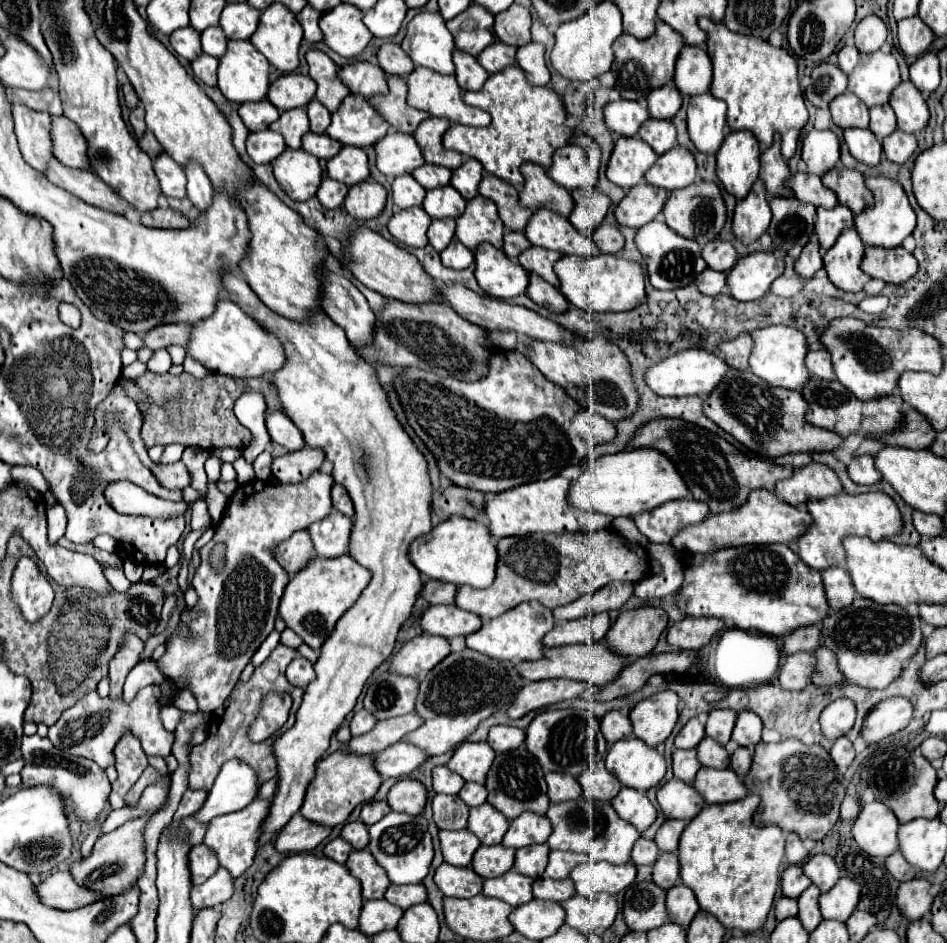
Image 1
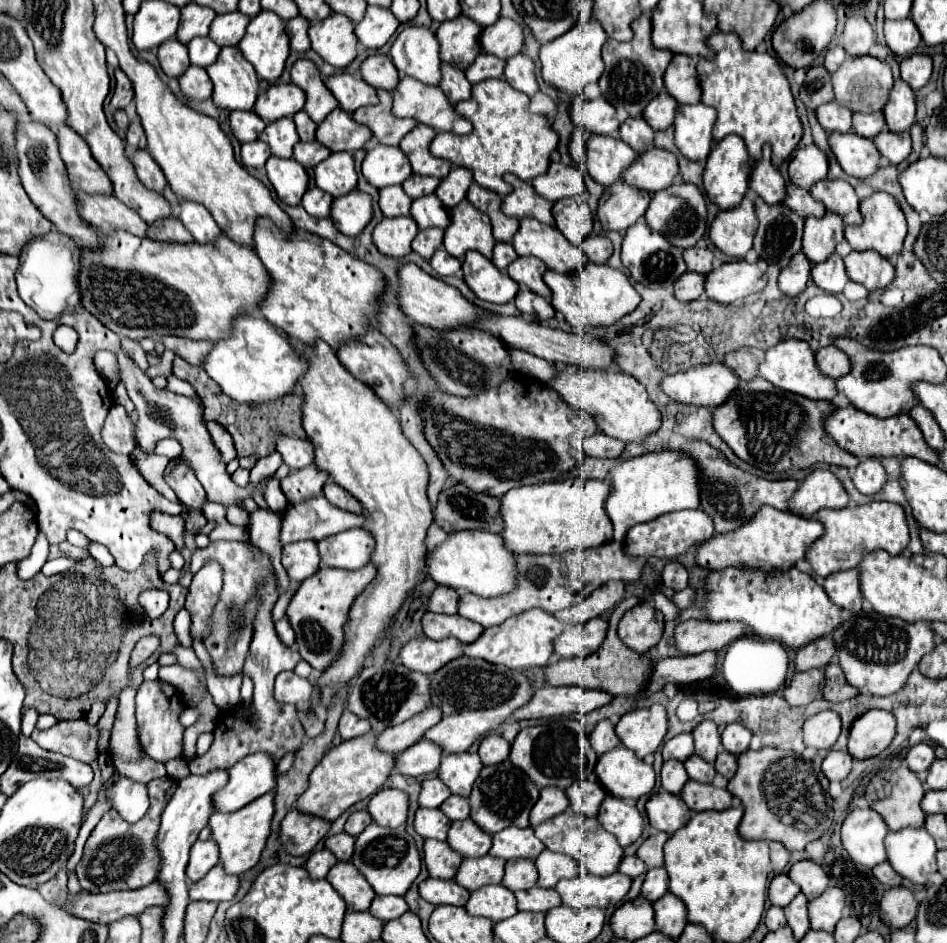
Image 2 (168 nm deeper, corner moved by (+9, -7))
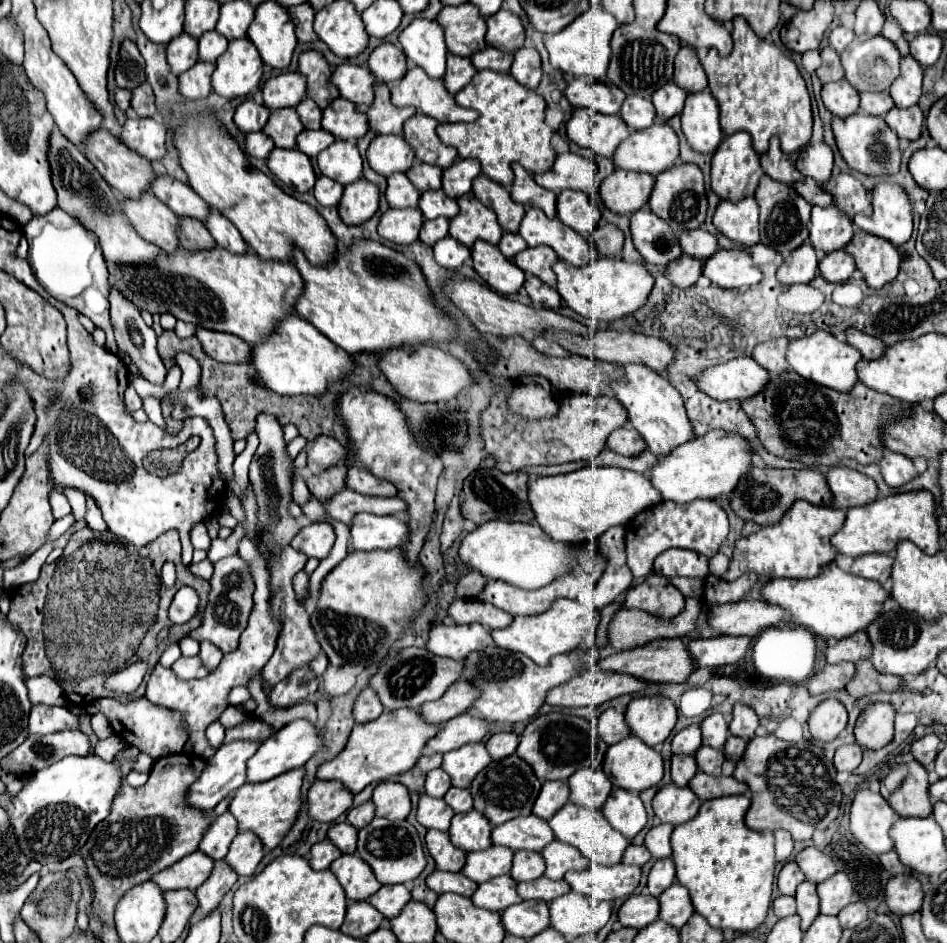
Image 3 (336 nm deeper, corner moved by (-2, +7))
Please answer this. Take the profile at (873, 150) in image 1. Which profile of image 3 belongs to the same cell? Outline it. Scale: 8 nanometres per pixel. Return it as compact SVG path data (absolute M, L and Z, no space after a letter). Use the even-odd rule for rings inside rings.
M853 114L847 118L833 116L831 128L833 128L837 148L851 170L857 170L867 176L885 176L885 174L891 176L899 172L899 166L901 166L899 140L897 140L897 134L887 126L883 118L865 116L865 114Z

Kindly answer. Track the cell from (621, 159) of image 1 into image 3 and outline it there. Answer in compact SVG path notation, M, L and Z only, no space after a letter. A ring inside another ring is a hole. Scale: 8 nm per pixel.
M591 108L573 110L567 120L567 138L583 148L591 148L599 156L611 158L621 140L627 138L629 128L619 115L595 113Z

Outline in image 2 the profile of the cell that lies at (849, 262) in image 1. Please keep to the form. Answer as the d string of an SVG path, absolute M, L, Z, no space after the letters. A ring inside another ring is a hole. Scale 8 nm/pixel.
M834 252L828 260L824 260L820 264L814 264L812 280L822 290L826 290L830 294L840 294L844 290L844 286L850 282L850 278L846 276L842 256L838 252Z

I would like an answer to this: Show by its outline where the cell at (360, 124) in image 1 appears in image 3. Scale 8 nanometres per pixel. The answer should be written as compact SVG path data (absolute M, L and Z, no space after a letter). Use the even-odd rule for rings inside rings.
M343 98L333 100L323 110L321 128L341 140L357 140L369 130L365 114L357 112L355 104L351 104L349 100L343 100Z

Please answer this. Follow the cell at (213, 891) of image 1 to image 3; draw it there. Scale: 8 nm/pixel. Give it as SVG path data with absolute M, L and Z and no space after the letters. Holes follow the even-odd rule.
M239 832L229 848L225 862L239 874L239 876L253 876L257 864L263 860L265 848L259 836L253 832Z

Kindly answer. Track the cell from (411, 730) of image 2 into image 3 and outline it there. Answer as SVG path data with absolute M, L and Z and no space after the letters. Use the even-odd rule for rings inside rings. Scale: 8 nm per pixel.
M459 680L451 684L447 696L435 700L435 704L425 704L421 714L427 722L447 722L473 706L473 702L481 696L481 690L469 680Z

